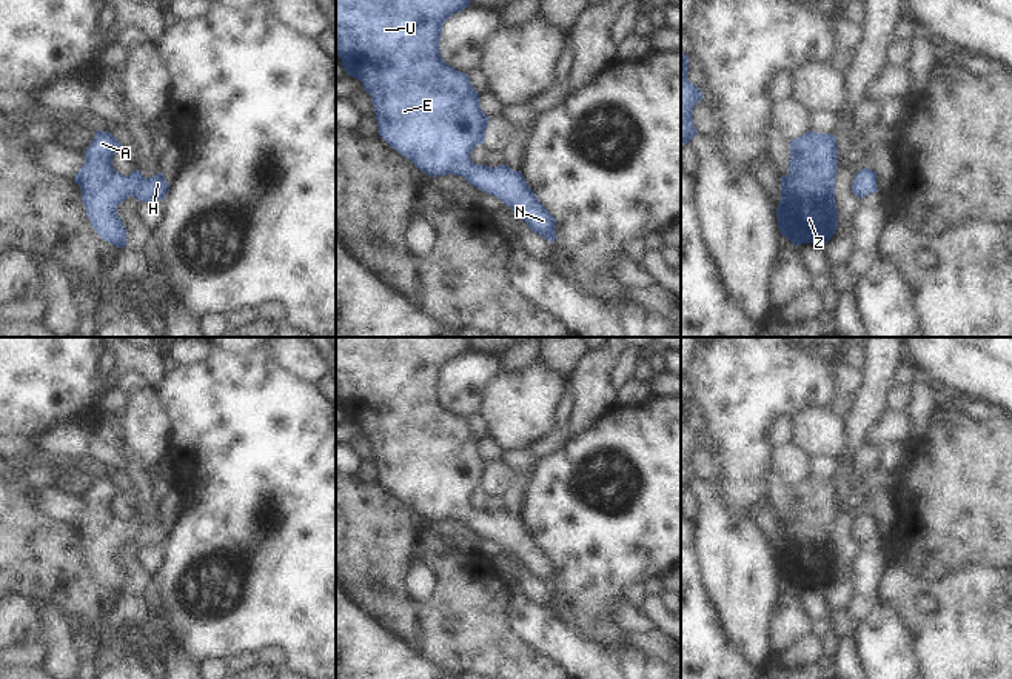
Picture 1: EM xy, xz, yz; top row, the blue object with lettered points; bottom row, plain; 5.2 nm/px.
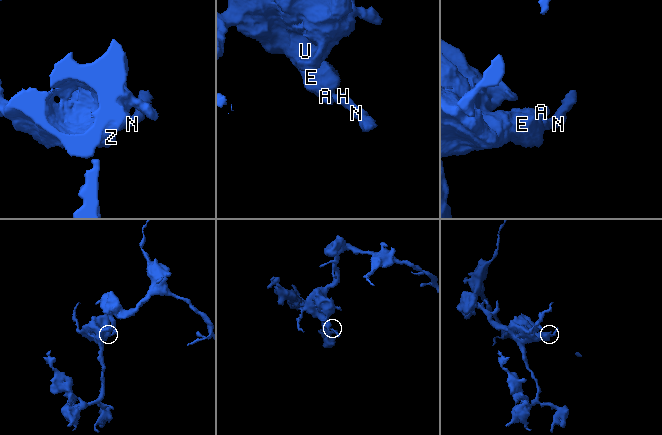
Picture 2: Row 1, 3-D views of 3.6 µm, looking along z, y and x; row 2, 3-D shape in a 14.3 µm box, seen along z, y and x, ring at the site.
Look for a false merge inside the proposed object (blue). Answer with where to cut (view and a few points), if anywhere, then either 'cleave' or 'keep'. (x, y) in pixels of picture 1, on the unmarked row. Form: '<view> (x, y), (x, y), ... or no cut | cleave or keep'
no cut | keep

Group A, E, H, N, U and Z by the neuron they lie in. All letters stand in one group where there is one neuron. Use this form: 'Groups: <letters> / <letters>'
Groups: A E H N U Z

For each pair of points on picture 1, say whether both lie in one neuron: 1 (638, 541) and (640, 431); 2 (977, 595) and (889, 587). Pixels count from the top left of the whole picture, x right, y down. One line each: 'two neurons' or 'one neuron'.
1: one neuron
2: one neuron

